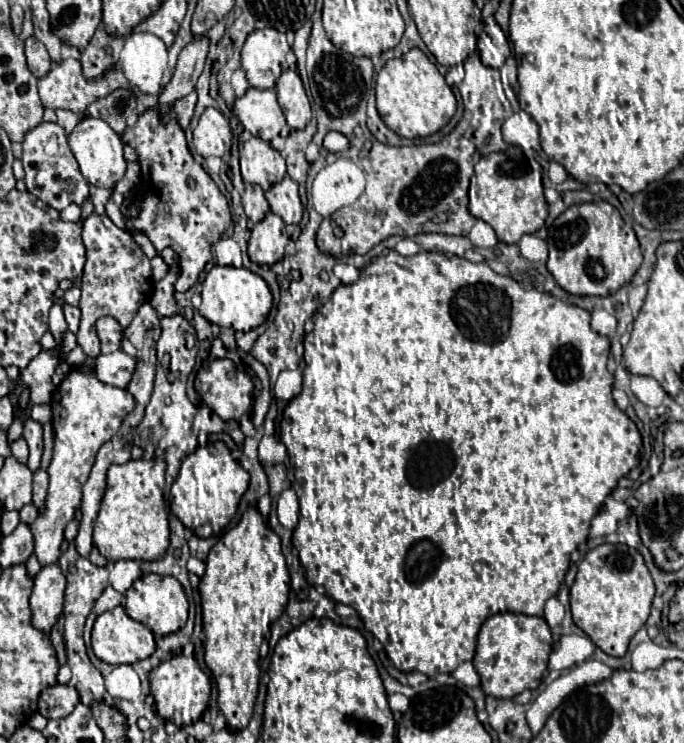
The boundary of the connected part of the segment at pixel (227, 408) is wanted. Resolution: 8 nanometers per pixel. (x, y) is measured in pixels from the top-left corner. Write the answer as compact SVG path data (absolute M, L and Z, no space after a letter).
M210 360L196 376L196 392L222 420L240 420L252 406L254 384L230 360Z

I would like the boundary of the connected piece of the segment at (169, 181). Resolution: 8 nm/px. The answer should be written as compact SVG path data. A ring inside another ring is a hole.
M148 108L138 116L136 124L122 134L122 140L136 150L142 174L140 212L134 218L124 218L126 232L148 236L156 250L170 246L180 262L180 276L174 290L186 292L212 258L212 244L232 222L228 202L204 168L194 162L174 110L170 110L168 122L162 122L158 108Z

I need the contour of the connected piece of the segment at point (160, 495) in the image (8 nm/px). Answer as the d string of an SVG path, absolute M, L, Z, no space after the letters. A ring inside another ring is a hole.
M128 460L126 464L112 464L108 468L108 486L102 498L98 518L94 522L94 546L106 560L160 560L170 546L168 510L164 504L164 470L156 470L154 462Z

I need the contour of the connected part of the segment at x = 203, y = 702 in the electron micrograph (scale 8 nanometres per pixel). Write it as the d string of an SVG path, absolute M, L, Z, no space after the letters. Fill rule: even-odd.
M174 656L162 664L158 664L150 672L150 692L156 700L156 712L164 720L176 726L188 726L200 720L202 712L210 700L210 678L200 670L198 662L192 656Z

